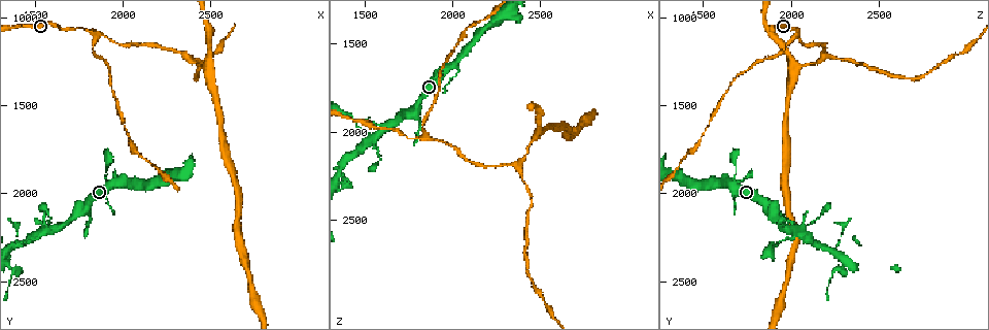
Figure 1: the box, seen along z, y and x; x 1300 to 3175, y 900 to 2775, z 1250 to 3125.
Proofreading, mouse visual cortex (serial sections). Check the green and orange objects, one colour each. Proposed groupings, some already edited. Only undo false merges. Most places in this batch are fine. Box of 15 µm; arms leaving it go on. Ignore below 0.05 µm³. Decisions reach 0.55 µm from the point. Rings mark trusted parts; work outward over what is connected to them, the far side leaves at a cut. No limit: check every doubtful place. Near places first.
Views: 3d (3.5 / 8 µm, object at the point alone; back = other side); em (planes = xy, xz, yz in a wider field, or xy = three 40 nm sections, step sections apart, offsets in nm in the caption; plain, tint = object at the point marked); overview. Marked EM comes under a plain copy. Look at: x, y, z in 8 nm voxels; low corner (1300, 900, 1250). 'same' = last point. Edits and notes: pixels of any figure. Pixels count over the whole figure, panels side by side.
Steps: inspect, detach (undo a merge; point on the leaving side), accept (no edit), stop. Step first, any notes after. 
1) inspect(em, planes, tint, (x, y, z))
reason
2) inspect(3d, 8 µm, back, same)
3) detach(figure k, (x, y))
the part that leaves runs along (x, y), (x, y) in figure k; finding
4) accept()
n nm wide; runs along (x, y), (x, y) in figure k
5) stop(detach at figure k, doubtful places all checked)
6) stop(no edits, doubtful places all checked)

inspect(3d, 8 µm, (1550, 2210, 2030))
three arms meet

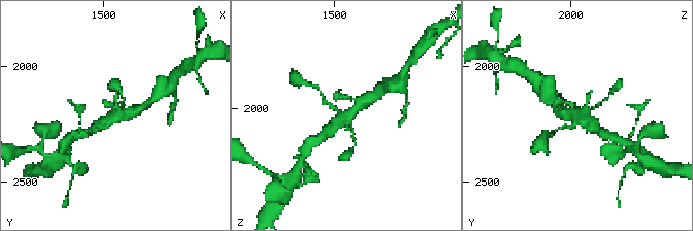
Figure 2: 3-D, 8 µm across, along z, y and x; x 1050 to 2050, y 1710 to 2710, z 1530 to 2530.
inspect(3d, 3.5 µm, (1540, 2210, 2040))
closer look

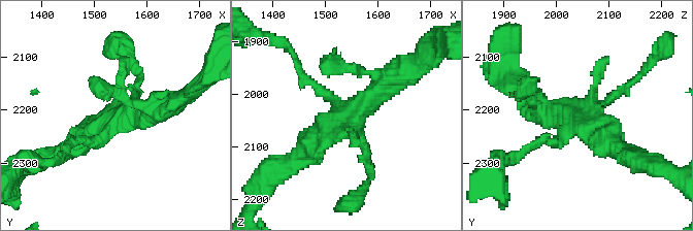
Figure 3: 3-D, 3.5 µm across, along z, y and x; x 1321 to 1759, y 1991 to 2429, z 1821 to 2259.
inspect(em, xy, step 2, tint, (1545, 2215, 2045))

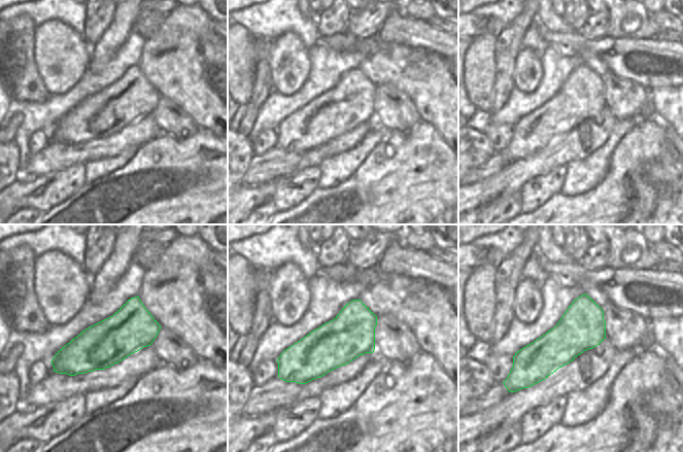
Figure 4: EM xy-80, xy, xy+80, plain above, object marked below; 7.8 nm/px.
accept()
runs along (401, 74), (392, 76), (300, 156) in figure 3; continuous, no second cell

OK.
inspect(3d, 3.5 µm, (1840, 1090, 2020))
a narrow waist

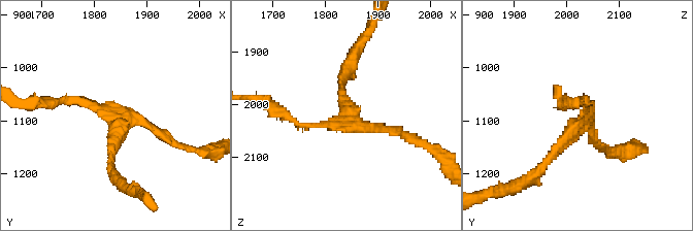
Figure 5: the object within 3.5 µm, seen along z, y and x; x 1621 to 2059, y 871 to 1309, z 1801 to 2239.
inspect(em, planes, tint, (1850, 1100, 2035))

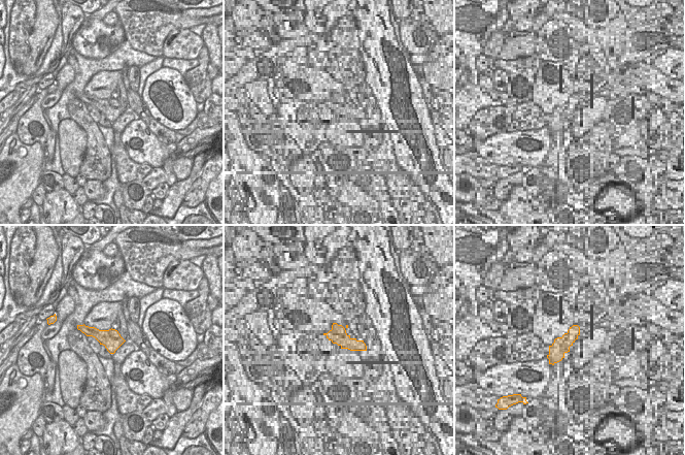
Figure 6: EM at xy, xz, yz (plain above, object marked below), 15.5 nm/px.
accept()
3 arms; runs along (60, 102), (142, 121), (179, 146) in figure 5; all the same cell

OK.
inspect(3d, 8 µm, (2370, 1220, 2180))
three arms meet

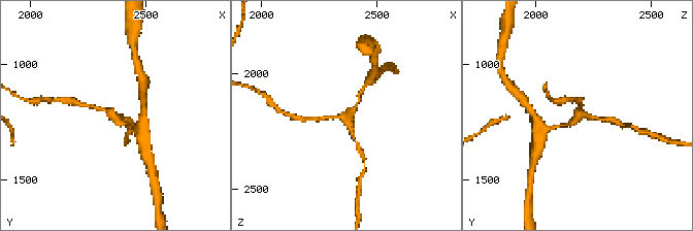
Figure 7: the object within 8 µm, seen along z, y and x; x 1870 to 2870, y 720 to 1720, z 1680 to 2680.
inspect(em, xy, step 5, tint, (2370, 1230, 2180))
now the EM

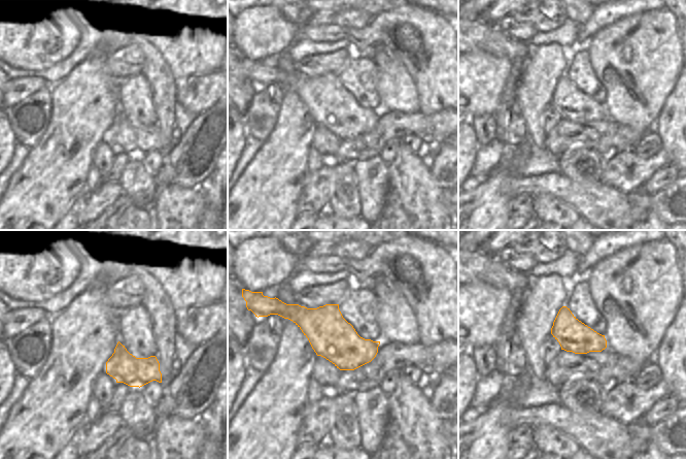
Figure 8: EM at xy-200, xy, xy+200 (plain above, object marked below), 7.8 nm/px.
accept()
3 arms; runs along (318, 119), (347, 114), (360, 96) in figure 7; continuous, no second cell

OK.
inspect(3d, 8 µm, (2420, 1230, 2310))
a narrow waist

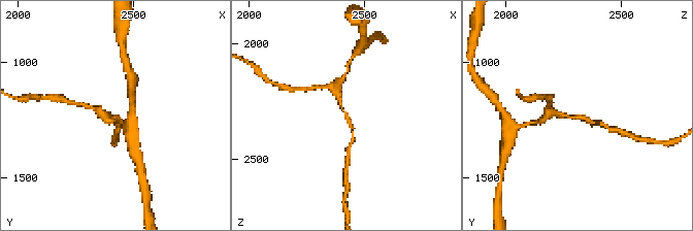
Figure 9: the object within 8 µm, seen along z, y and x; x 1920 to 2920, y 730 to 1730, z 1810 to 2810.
inspect(3d, 3.5 µm, (2410, 1240, 2300))

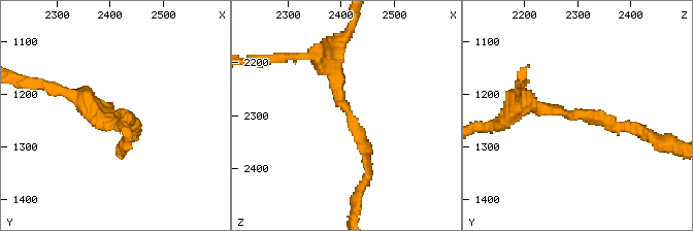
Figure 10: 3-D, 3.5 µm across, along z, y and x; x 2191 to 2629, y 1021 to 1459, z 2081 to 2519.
inspect(em, xy, step 5, tint, (2415, 1235, 2295))
arms of 150, 250 nm; need the tissue

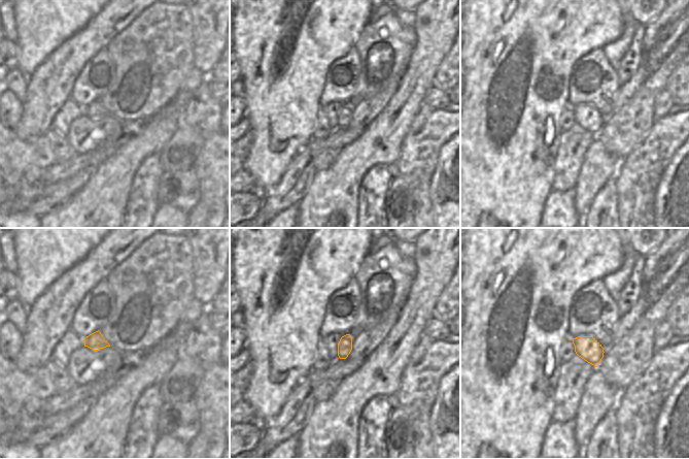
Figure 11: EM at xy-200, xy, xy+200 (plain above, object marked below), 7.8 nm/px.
accept()
runs along (322, 53), (366, 149), (366, 174) in figure 10; one cell here

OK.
inspect(3d, 3.5 µm, (1910, 1880, 1690))
thin neck

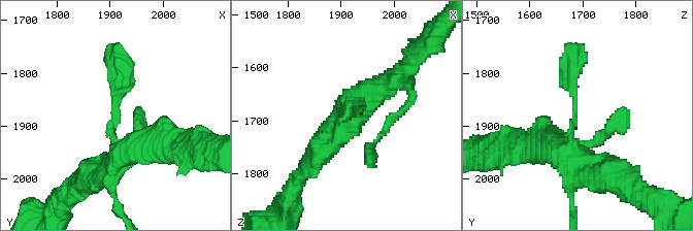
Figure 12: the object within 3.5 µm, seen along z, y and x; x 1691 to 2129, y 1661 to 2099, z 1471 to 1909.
inspect(em, xy, step 2, tint, (1905, 1875, 1685))
now the EM

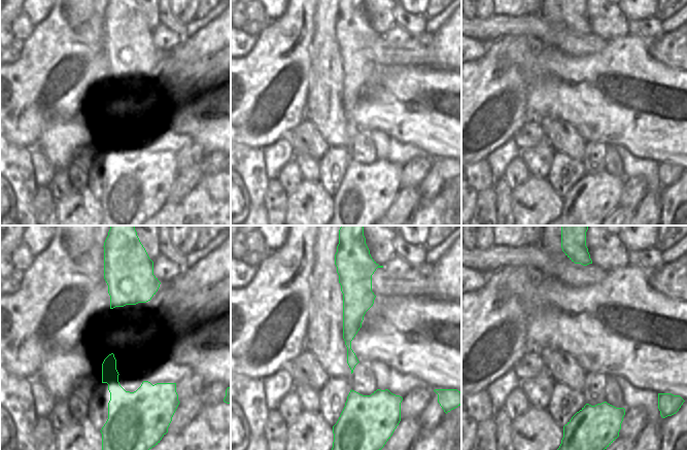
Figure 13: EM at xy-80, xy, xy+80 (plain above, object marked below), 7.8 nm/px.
accept()
runs along (354, 273), (354, 309), (348, 334), (351, 365) in figure 13; one cell here

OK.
stop(no edits, doubtful places all checked)

